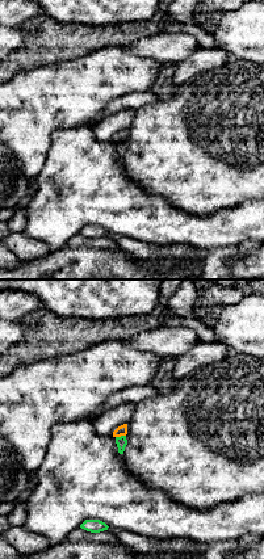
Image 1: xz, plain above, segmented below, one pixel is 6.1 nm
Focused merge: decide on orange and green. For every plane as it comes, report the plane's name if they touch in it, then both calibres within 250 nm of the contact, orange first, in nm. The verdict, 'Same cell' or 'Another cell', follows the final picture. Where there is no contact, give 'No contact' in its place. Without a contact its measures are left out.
Touches orange in xz. Thickness 60 nm (orange) against 70 nm

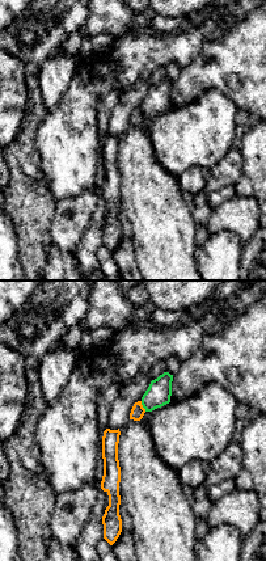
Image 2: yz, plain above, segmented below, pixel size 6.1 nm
Touches orange in yz. Thickness 80 nm (orange) against 150 nm

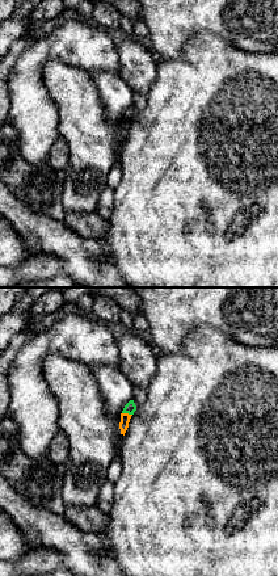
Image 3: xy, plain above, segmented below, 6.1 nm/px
Touches orange in xy. Thickness 60 nm (orange) against 70 nm

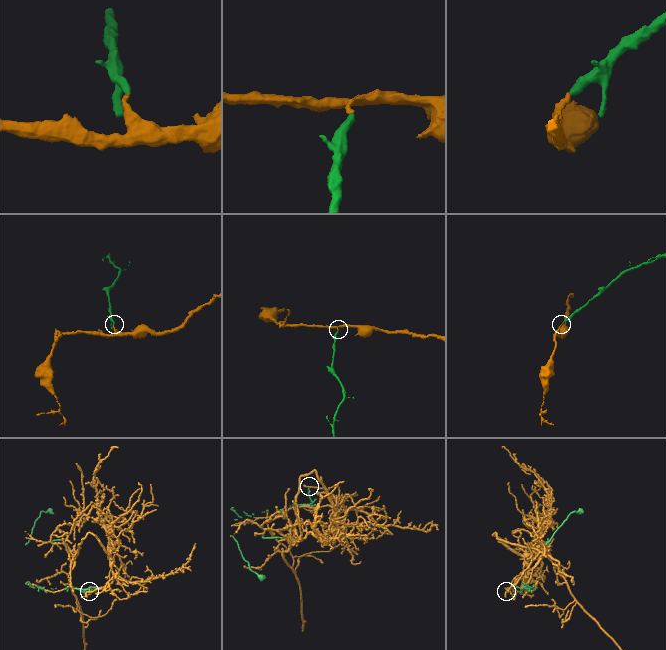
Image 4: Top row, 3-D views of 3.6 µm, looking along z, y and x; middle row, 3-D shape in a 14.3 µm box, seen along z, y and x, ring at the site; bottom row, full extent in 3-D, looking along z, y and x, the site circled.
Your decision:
Another cell

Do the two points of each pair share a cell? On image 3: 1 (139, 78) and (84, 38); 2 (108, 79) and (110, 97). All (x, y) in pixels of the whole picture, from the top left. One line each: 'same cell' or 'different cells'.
1: different cells
2: same cell

